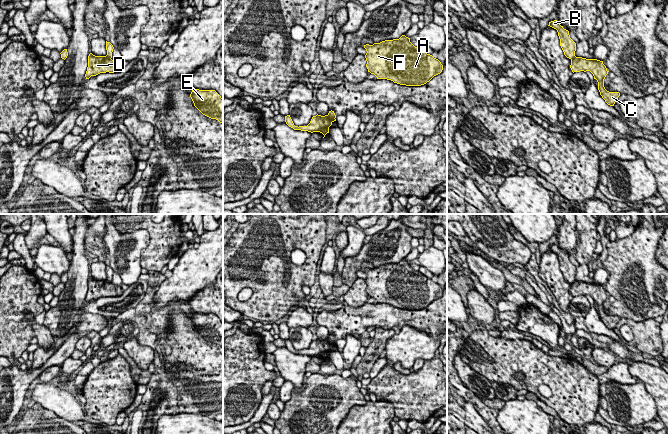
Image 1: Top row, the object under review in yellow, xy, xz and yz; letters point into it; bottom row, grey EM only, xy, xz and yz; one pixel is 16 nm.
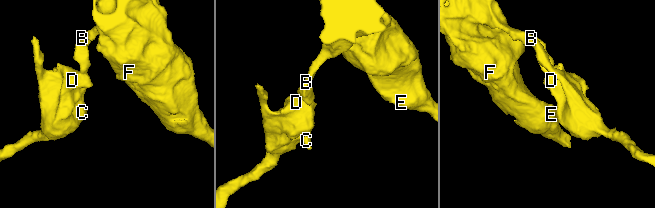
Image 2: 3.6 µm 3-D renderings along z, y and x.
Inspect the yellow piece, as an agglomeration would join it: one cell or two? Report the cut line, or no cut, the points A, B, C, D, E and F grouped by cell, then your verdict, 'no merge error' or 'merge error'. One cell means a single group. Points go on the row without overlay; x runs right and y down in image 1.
cut xy (105, 280), (110, 282); groups A B E F / C D; merge error

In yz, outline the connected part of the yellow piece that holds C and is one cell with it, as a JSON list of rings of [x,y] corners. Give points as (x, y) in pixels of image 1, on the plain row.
[[[574,281],[571,283],[570,292],[572,296],[580,296],[580,295],[590,295],[594,303],[598,306],[598,314],[600,319],[605,324],[605,326],[610,329],[614,330],[616,324],[620,320],[619,316],[609,316],[604,311],[604,303],[608,298],[608,294],[606,290],[603,288],[603,285],[597,283],[586,283],[582,281]]]

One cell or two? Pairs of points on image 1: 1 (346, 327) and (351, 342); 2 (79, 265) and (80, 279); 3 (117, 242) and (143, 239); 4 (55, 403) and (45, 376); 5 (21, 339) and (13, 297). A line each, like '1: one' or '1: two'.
1: two
2: one
3: one
4: two
5: one

